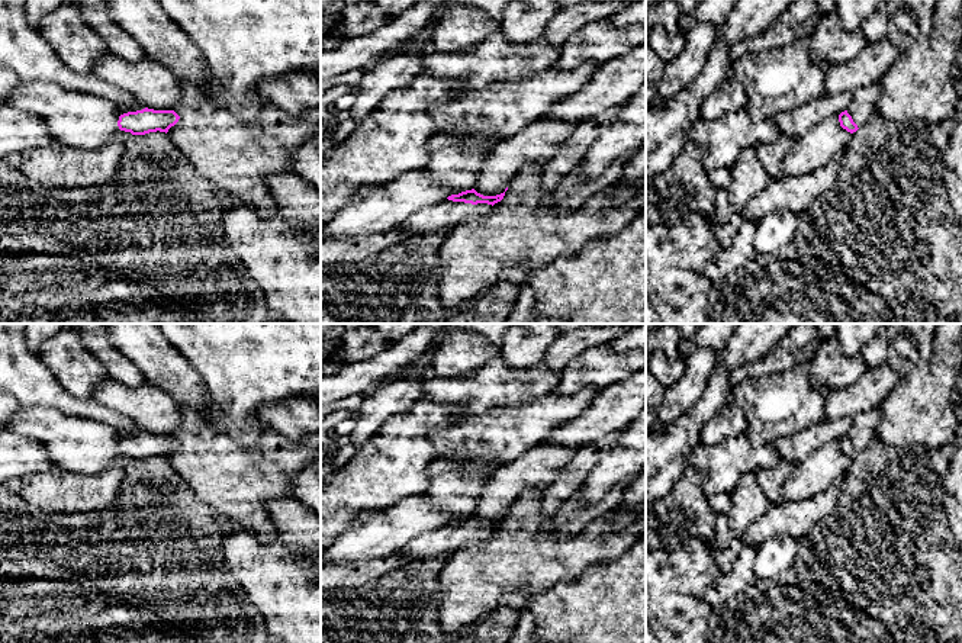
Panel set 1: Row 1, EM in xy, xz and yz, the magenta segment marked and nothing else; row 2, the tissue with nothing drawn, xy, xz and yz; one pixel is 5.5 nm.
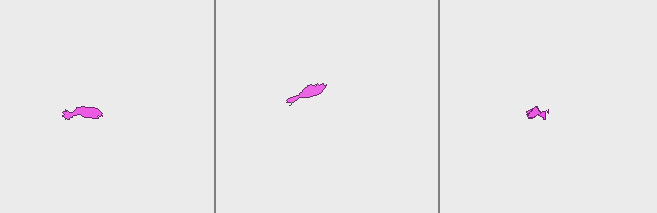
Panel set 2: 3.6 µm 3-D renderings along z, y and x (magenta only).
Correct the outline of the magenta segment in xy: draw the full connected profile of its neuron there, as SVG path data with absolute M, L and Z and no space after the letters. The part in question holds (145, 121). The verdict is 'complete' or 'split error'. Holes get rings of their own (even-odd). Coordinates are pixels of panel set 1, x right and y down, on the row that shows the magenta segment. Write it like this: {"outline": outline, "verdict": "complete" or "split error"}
{"outline": "M135 102L132 106L116 106L120 113L118 126L120 131L132 135L145 135L149 132L168 132L180 116L174 110L154 110Z", "verdict": "split error"}

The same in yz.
{"outline": "M879 81L855 90L850 105L839 115L840 126L850 134L865 126L876 112L876 102L879 96Z", "verdict": "split error"}

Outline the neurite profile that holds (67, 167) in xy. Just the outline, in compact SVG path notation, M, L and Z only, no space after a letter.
M54 141L45 147L25 150L13 161L20 173L44 186L90 189L118 176L123 151L120 142L80 150Z

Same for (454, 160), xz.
M490 132L435 135L428 141L428 164L424 171L445 184L448 196L472 190L493 145Z

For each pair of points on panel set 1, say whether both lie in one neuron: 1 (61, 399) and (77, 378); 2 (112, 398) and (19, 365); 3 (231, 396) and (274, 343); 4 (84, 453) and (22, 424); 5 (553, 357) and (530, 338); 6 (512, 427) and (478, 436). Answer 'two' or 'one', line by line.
1: two
2: two
3: one
4: one
5: two
6: one

